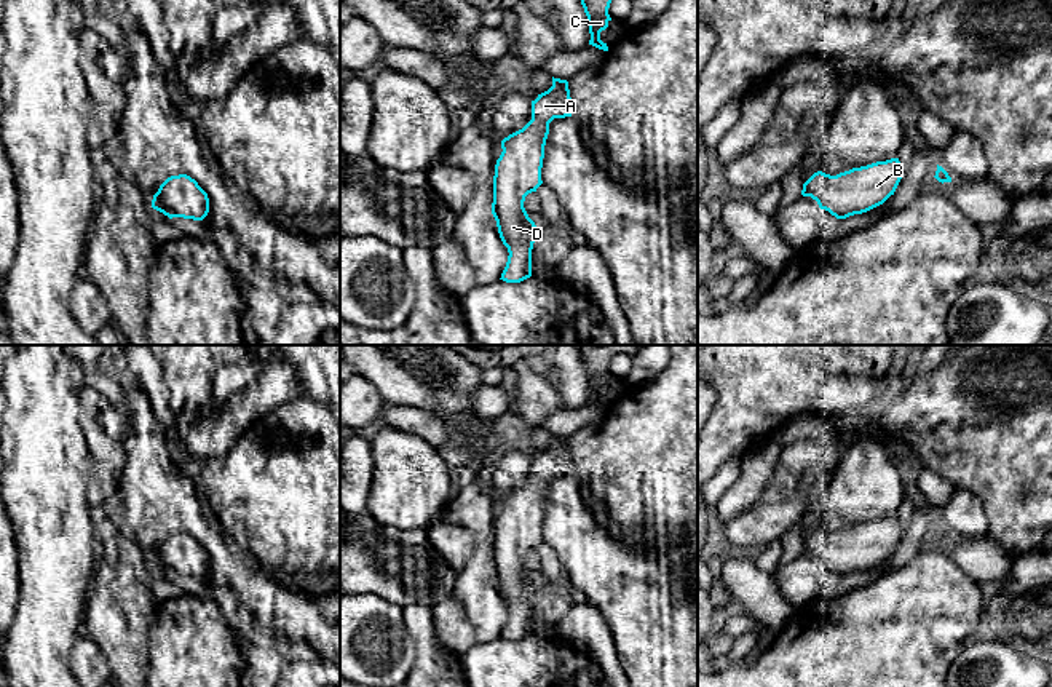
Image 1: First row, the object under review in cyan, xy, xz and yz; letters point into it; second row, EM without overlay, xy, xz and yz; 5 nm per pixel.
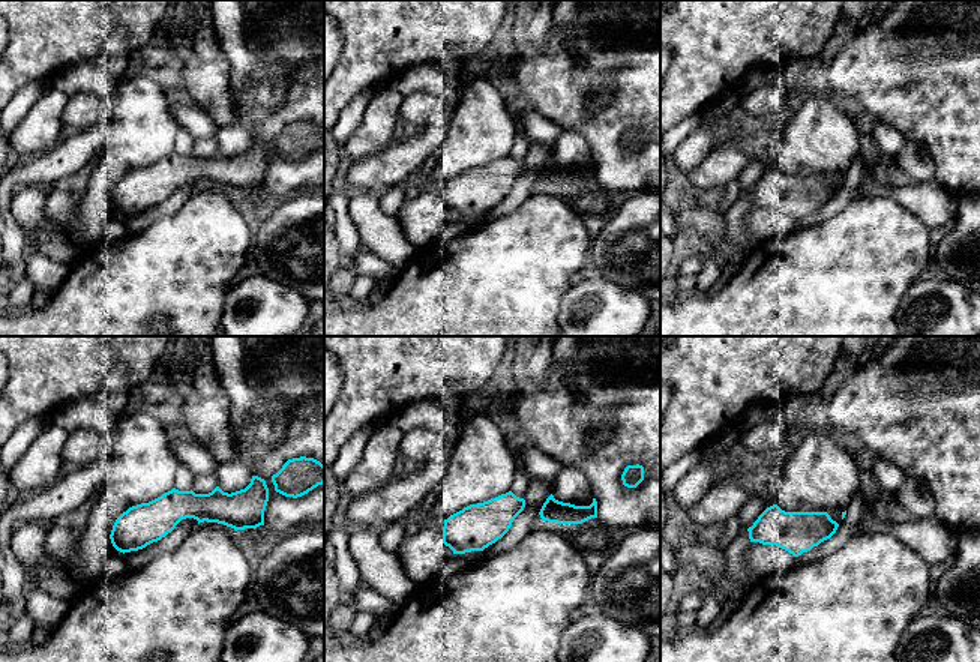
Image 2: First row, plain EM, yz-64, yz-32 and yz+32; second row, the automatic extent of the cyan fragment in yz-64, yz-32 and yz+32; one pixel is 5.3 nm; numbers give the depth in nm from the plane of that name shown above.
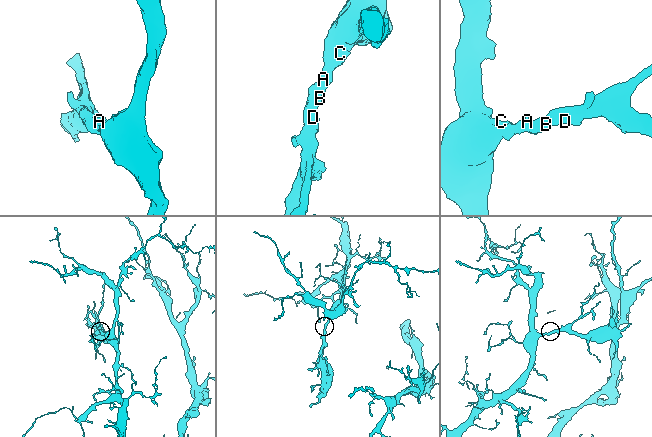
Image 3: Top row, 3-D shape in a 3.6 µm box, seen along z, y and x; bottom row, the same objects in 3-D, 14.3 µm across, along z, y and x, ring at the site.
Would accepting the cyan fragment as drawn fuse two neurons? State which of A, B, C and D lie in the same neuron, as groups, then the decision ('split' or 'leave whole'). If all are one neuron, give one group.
A B C D; leave whole

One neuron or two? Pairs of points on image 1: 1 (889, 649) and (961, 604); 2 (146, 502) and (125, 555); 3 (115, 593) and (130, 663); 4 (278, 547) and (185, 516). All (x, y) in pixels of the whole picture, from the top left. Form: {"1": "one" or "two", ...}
{"1": "one", "2": "two", "3": "one", "4": "two"}

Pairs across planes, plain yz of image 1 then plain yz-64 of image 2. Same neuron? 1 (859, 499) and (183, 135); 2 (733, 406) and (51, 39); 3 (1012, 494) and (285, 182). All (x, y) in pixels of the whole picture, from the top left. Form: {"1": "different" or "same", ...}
{"1": "different", "2": "same", "3": "same"}

